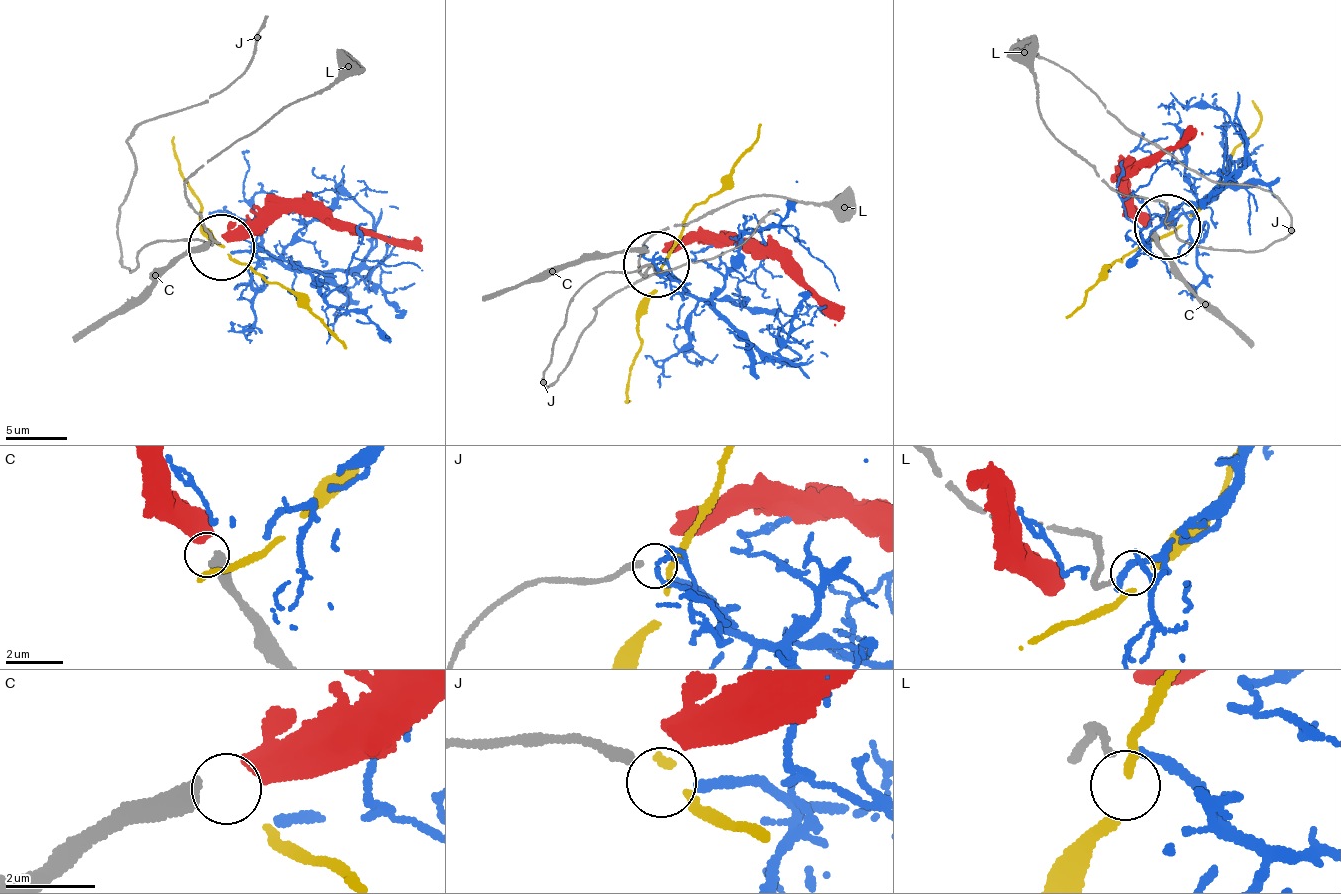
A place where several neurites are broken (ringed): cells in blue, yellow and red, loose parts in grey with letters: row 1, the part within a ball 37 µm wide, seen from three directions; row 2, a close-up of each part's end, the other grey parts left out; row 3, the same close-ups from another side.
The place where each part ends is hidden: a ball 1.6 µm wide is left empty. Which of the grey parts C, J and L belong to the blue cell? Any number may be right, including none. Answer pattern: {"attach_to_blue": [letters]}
{"attach_to_blue": []}

